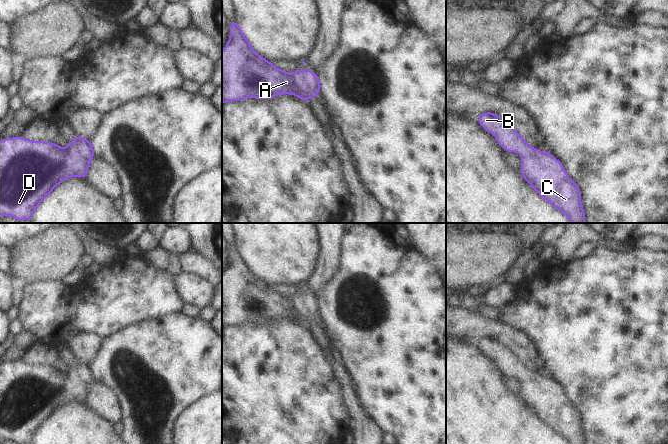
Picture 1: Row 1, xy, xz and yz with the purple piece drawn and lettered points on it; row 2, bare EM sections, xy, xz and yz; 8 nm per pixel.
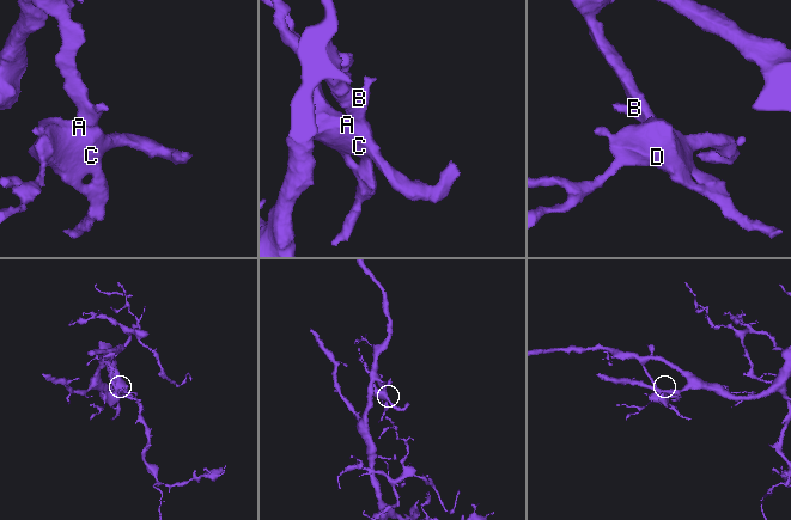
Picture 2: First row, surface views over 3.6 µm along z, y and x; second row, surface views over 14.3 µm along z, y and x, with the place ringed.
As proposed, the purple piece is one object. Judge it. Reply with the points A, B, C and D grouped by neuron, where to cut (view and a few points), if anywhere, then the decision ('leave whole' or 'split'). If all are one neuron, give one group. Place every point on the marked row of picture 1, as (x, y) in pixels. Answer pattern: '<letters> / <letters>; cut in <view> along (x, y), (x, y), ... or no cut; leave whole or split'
A B C D; no cut; leave whole

